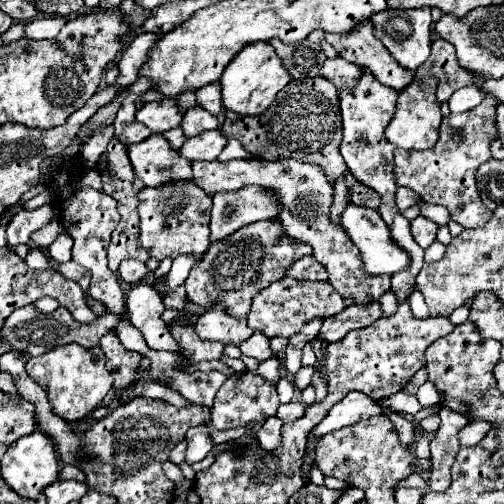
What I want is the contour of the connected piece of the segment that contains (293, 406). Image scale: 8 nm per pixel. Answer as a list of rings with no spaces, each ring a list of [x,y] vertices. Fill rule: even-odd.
[[[290,402],[290,404],[282,404],[278,408],[278,414],[276,414],[284,424],[286,422],[294,422],[296,418],[302,416],[302,404],[300,402]]]

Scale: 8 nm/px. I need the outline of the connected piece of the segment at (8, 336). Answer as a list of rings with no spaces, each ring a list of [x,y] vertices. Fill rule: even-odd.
[[[30,304],[26,308],[18,308],[18,312],[14,312],[6,320],[6,324],[2,328],[2,336],[4,336],[6,342],[12,344],[14,350],[28,352],[30,356],[40,356],[40,354],[44,354],[44,352],[48,352],[48,350],[52,350],[56,346],[70,344],[70,342],[76,342],[76,344],[80,344],[84,348],[94,348],[106,332],[116,328],[116,324],[118,324],[118,316],[114,316],[114,314],[104,314],[100,318],[96,318],[94,324],[78,324],[70,316],[70,312],[66,312],[66,308],[62,308],[62,306],[52,314],[42,314]]]

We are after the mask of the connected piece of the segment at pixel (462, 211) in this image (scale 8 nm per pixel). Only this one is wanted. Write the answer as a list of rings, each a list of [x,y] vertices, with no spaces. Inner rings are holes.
[[[484,96],[482,104],[464,112],[442,118],[440,138],[434,148],[426,152],[394,150],[396,184],[414,190],[422,202],[446,206],[452,220],[464,228],[480,228],[490,220],[490,210],[482,204],[476,188],[476,168],[490,160],[490,142],[498,136],[496,130],[496,98]]]

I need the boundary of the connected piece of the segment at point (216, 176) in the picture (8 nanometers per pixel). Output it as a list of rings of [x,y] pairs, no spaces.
[[[228,160],[228,162],[194,162],[192,164],[194,182],[208,194],[222,190],[238,190],[244,184],[260,184],[264,188],[274,188],[282,200],[282,212],[278,216],[286,234],[294,240],[306,242],[314,248],[314,258],[328,270],[328,282],[342,298],[354,298],[354,302],[378,300],[390,290],[390,276],[368,276],[364,272],[358,248],[350,242],[340,226],[334,226],[328,218],[334,188],[326,180],[324,172],[314,164],[302,164],[298,160]]]

